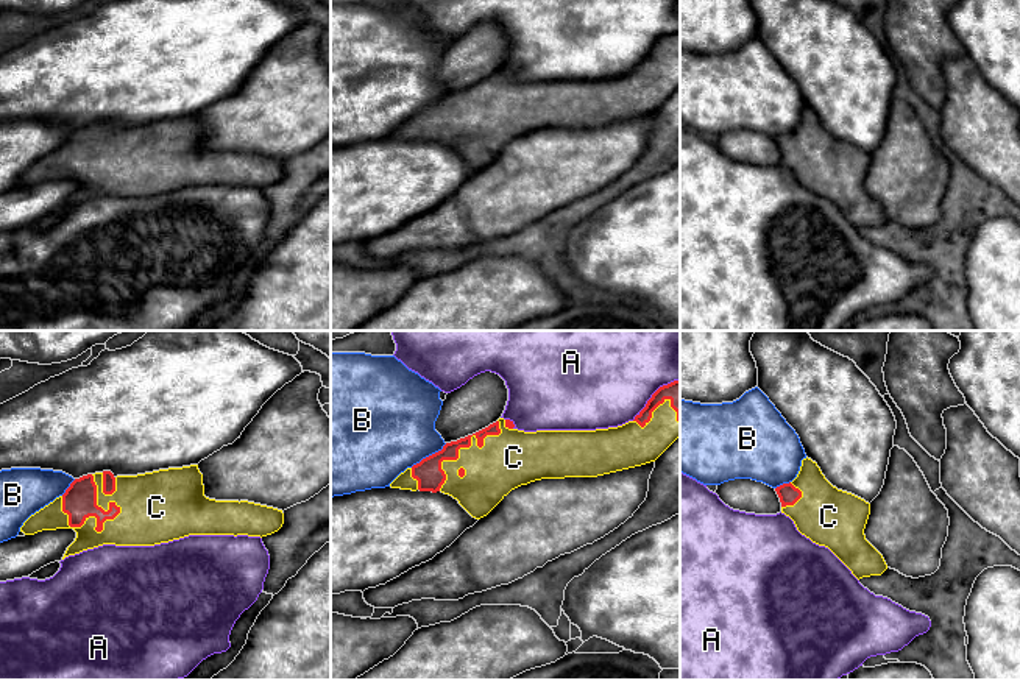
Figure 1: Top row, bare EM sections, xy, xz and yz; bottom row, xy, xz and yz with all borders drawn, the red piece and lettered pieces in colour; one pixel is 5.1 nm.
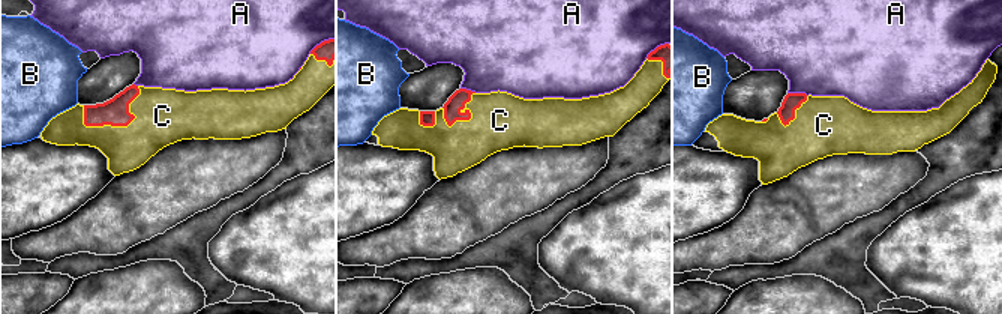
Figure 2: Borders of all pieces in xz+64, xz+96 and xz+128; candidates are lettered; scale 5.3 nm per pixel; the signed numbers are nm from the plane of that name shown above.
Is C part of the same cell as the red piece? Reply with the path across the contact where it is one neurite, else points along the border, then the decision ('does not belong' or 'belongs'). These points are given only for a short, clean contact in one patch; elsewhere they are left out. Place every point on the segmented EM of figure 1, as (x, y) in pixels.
belongs

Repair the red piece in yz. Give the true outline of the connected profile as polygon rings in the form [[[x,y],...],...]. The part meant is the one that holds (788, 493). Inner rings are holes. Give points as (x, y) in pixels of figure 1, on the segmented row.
[[[803,459],[797,477],[775,488],[781,513],[789,516],[797,530],[819,546],[828,547],[859,580],[881,576],[887,565],[883,555],[866,540],[864,529],[870,515],[870,504],[864,499],[833,487],[811,459]]]

